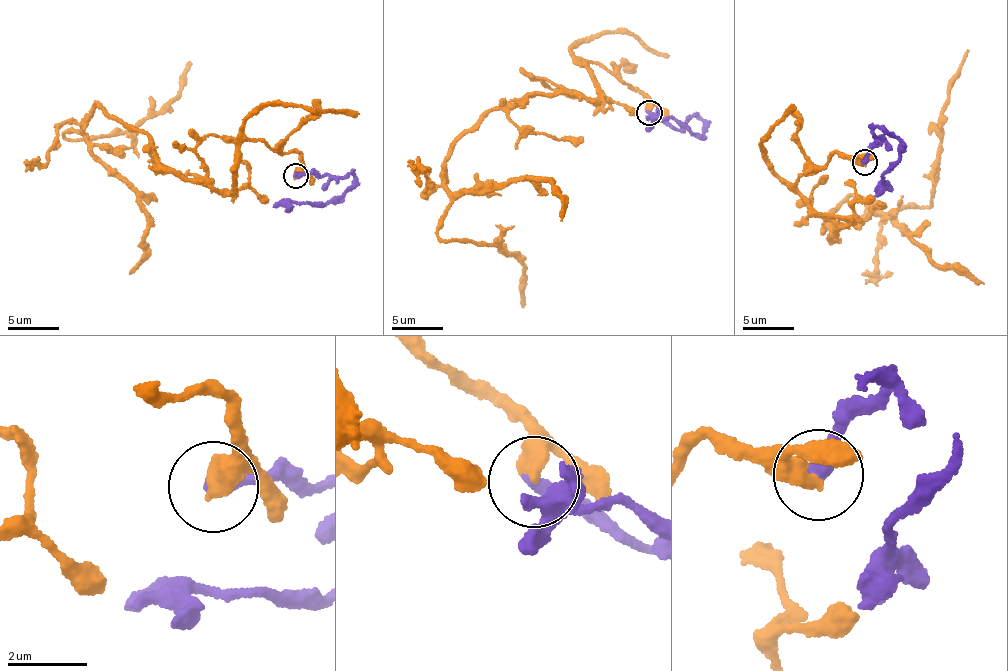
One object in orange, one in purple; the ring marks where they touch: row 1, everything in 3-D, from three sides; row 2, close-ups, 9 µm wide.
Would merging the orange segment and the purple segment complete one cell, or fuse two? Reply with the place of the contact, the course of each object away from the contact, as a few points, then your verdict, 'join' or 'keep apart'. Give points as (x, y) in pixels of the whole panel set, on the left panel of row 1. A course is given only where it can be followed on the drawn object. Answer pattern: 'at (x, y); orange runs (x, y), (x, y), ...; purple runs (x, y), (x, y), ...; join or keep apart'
at (296, 176); orange runs (296, 175), (297, 153), (246, 138), (231, 192), (178, 176), (97, 103), (63, 135), (130, 132), (190, 63); purple runs (296, 175), (338, 177), (350, 173), (348, 187), (325, 202), (298, 201), (273, 206); keep apart

